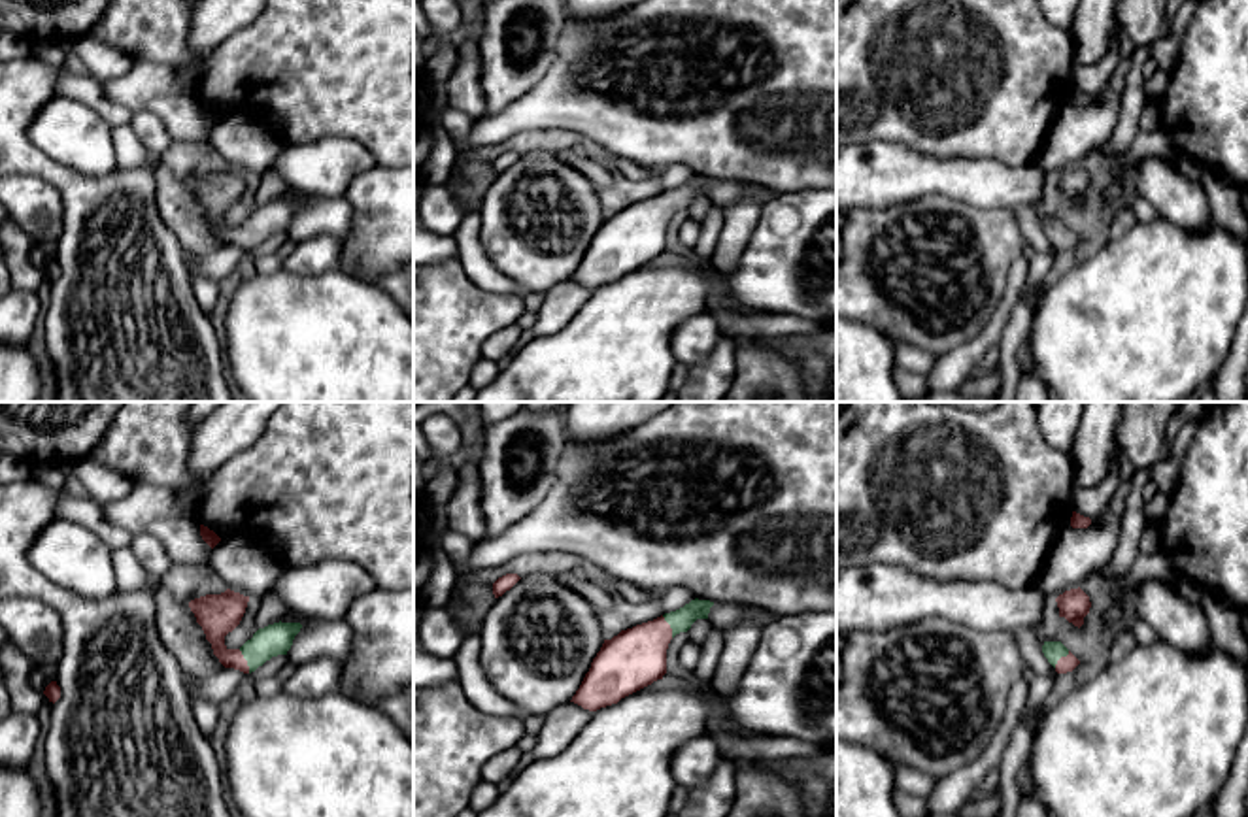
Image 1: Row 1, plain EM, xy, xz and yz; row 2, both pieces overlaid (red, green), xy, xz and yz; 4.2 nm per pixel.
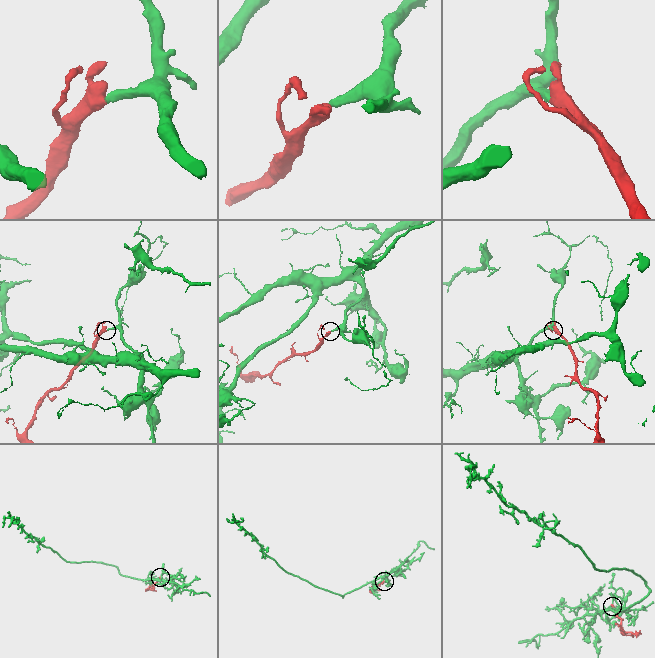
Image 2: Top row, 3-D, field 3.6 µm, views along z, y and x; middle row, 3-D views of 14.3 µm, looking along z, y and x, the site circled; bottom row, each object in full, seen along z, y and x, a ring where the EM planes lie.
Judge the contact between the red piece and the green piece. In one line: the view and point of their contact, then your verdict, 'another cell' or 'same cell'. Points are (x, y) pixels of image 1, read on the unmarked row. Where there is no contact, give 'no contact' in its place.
meets red in xy at (246, 238); same cell

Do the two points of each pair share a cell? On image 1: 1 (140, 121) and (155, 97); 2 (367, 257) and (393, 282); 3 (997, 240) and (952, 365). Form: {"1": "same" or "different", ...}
{"1": "different", "2": "different", "3": "different"}

